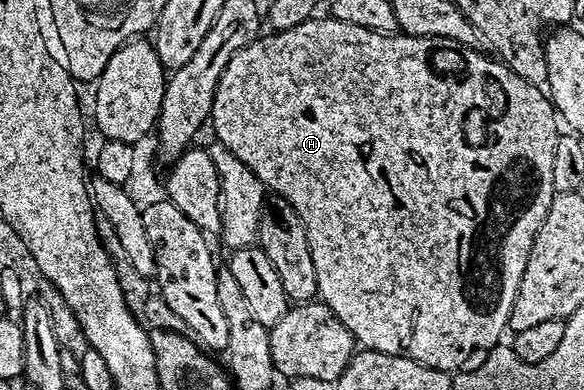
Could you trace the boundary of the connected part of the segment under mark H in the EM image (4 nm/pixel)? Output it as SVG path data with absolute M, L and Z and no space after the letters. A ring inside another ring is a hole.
M314 17L286 31L273 31L268 33L269 35L262 34L231 57L226 68L223 69L222 76L219 77L213 107L210 109L209 118L211 127L213 125L213 131L217 134L214 135L216 142L222 143L231 153L235 153L235 157L239 157L239 161L243 161L243 165L247 165L247 169L251 169L251 173L255 173L255 177L259 177L266 192L283 197L289 202L291 209L295 209L295 213L299 213L299 217L303 221L303 229L307 229L311 261L315 261L315 281L320 302L326 303L331 309L331 313L335 313L335 317L339 317L339 321L343 321L343 325L347 325L354 340L362 348L388 355L402 355L411 361L440 371L450 373L474 371L476 367L483 365L483 361L489 356L491 349L495 349L502 342L501 334L506 334L511 309L515 305L515 297L519 293L519 281L523 281L523 269L527 269L527 257L531 257L531 245L535 245L535 237L551 209L551 201L555 194L552 185L555 149L559 136L559 129L557 129L559 116L554 108L553 100L541 87L523 81L523 77L519 77L519 73L509 70L496 58L490 57L488 54L486 54L487 56L480 55L475 51L477 49L470 44L434 35L407 35L404 33L380 35L371 29L363 29L363 25L347 25L347 21L339 21L332 17L324 18Z

